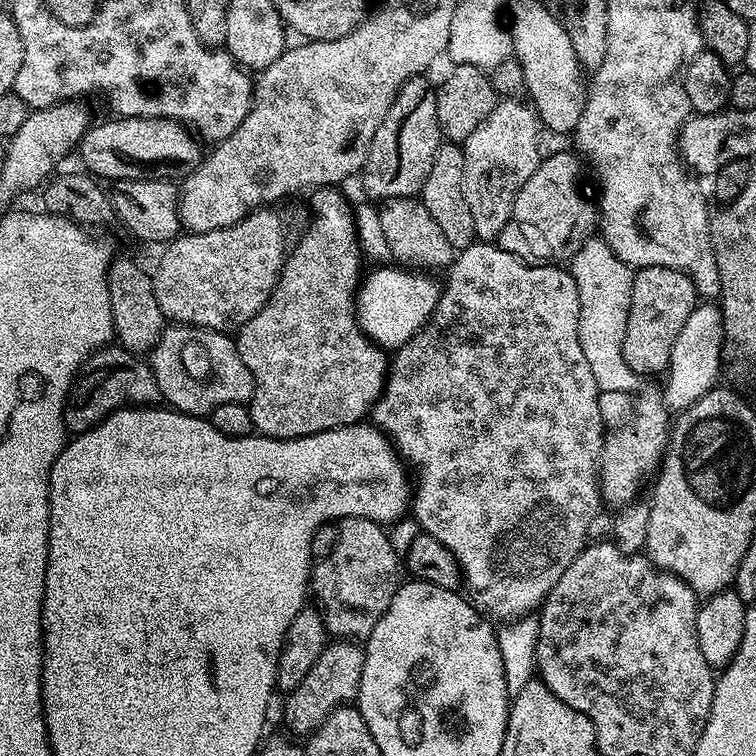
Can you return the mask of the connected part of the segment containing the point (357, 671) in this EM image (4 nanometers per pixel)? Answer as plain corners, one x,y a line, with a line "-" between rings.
336,640
325,644
322,654
318,654
318,662
310,666
310,674
306,674
302,682
298,682
295,690
287,693
289,720
287,731
293,737
307,738
335,708
351,705
359,697
363,669
364,650
359,643

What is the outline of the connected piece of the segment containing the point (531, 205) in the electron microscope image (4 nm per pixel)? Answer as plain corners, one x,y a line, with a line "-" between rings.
572,150
541,159
534,174
526,178
526,186
514,198
510,218
498,237
502,250
529,264
571,261
572,255
598,228
597,205
593,201
591,204
580,189
580,163
581,157

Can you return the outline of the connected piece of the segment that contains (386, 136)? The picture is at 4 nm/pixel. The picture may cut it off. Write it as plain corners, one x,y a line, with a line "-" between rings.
427,75
410,78
410,82
398,90
386,118
382,118
382,126
378,126
378,131
374,133
362,173
364,192
368,195
365,197
369,201
383,202
403,196
419,197
426,182
426,174
430,174
434,154
442,143
436,88
428,79

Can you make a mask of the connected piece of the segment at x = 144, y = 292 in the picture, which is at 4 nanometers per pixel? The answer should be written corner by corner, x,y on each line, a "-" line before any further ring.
116,258
108,267
108,289
115,343
133,354
151,353
166,327
158,298
154,298
151,275
147,271
144,273
132,260

